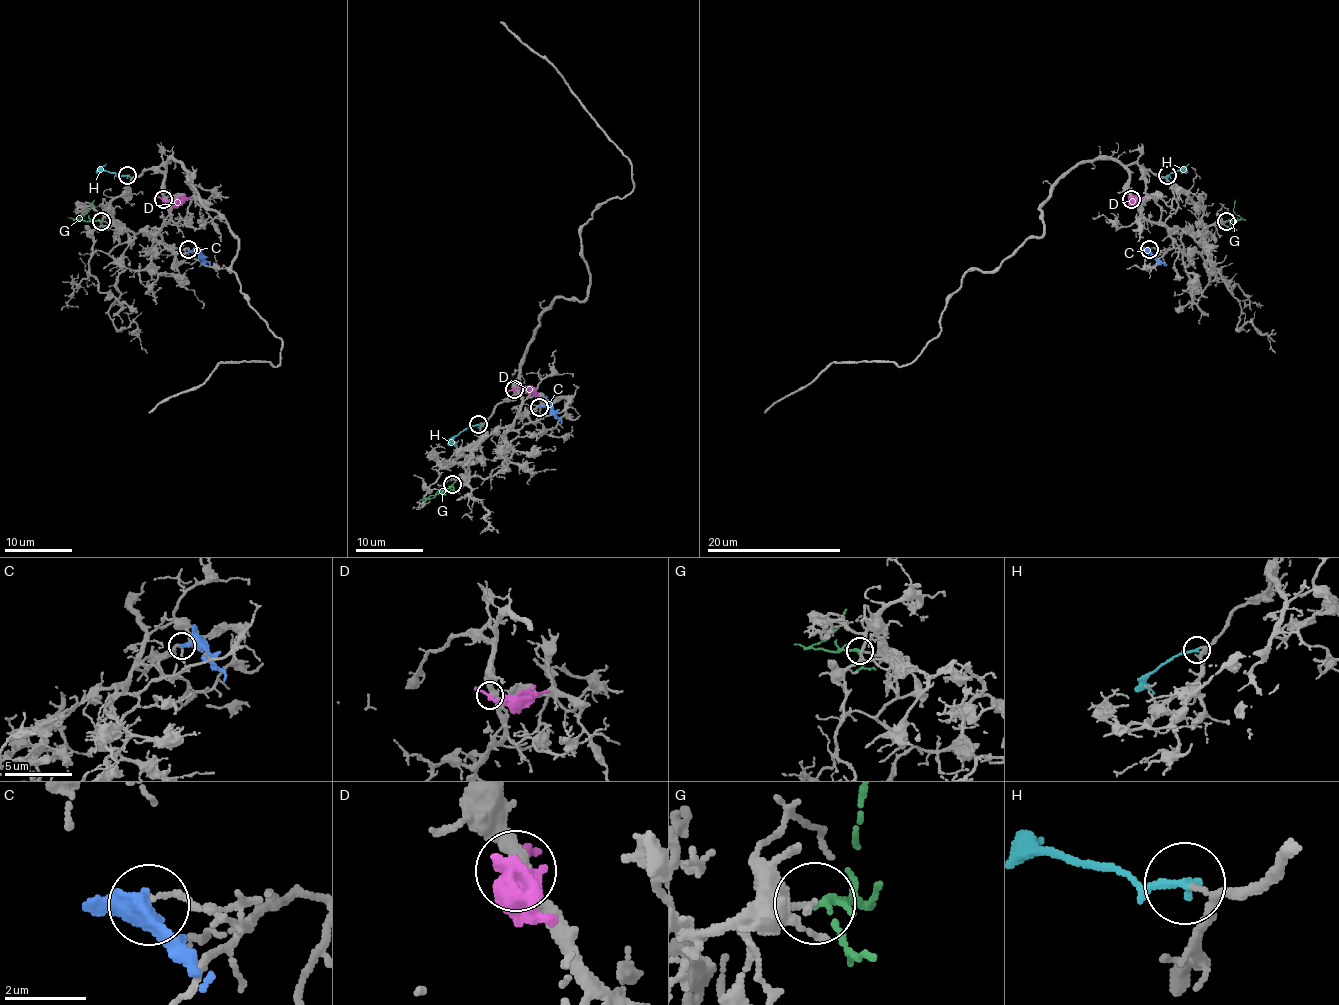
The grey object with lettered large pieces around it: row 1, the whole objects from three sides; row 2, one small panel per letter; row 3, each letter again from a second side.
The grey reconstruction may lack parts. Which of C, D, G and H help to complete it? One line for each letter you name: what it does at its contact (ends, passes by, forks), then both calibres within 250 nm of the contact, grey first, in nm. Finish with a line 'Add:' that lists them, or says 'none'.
G: it passes by | 130/160 nm
H: it ends | 150/240 nm
Add: G, H

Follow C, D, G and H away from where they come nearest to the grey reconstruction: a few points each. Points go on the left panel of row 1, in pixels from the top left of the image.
C: (188, 250), (197, 251), (209, 263)
D: (163, 199), (177, 201), (192, 196)
G: (101, 221), (77, 219), (89, 209), (94, 199)
H: (126, 176), (103, 171), (106, 164)

